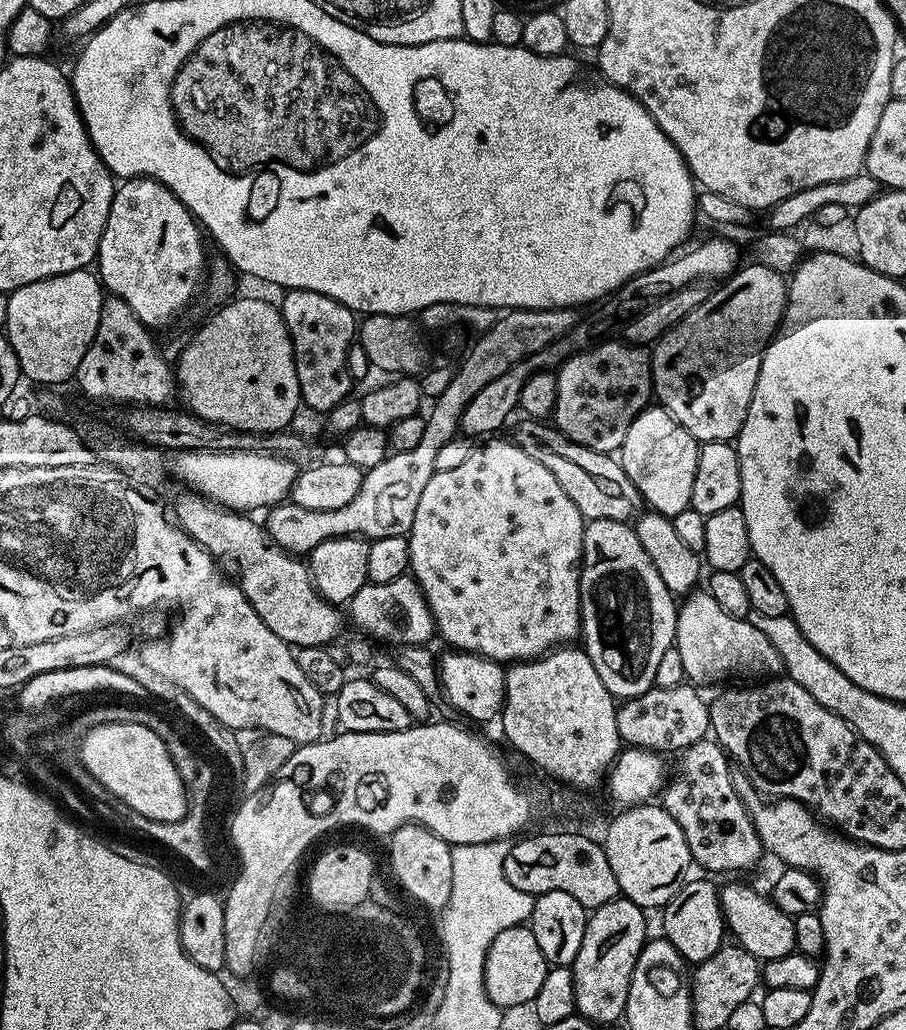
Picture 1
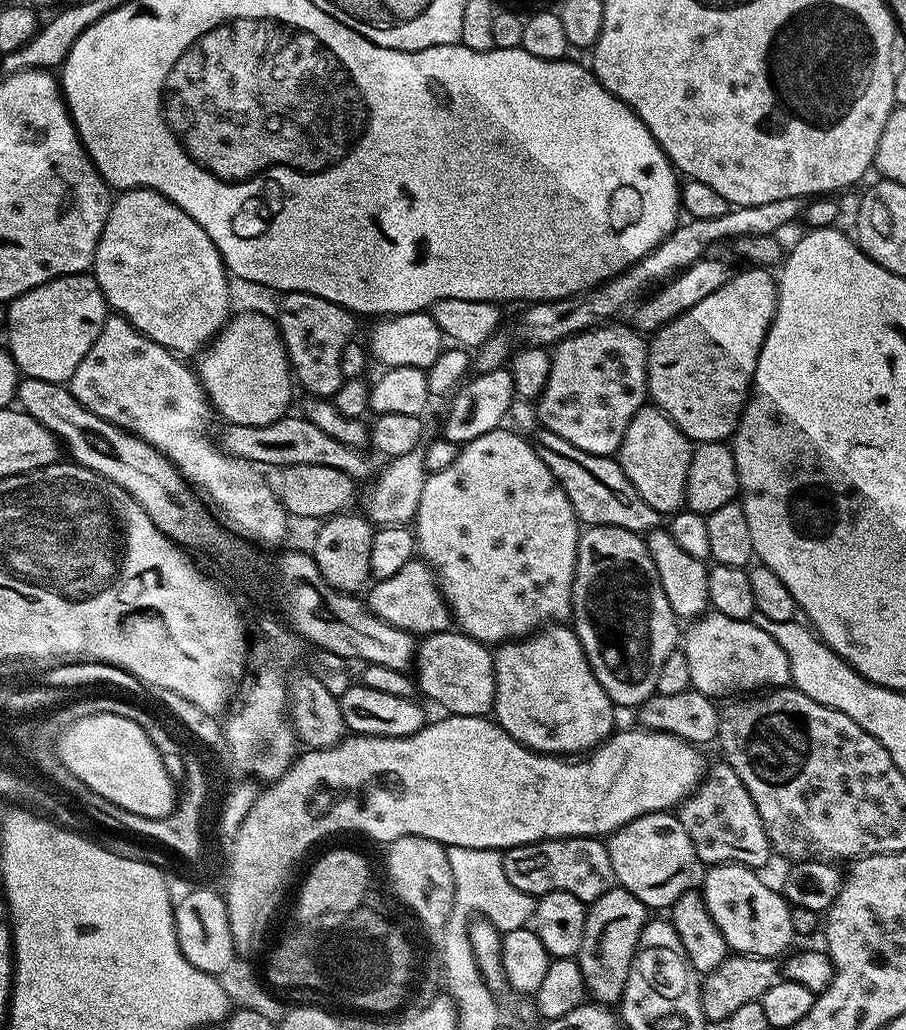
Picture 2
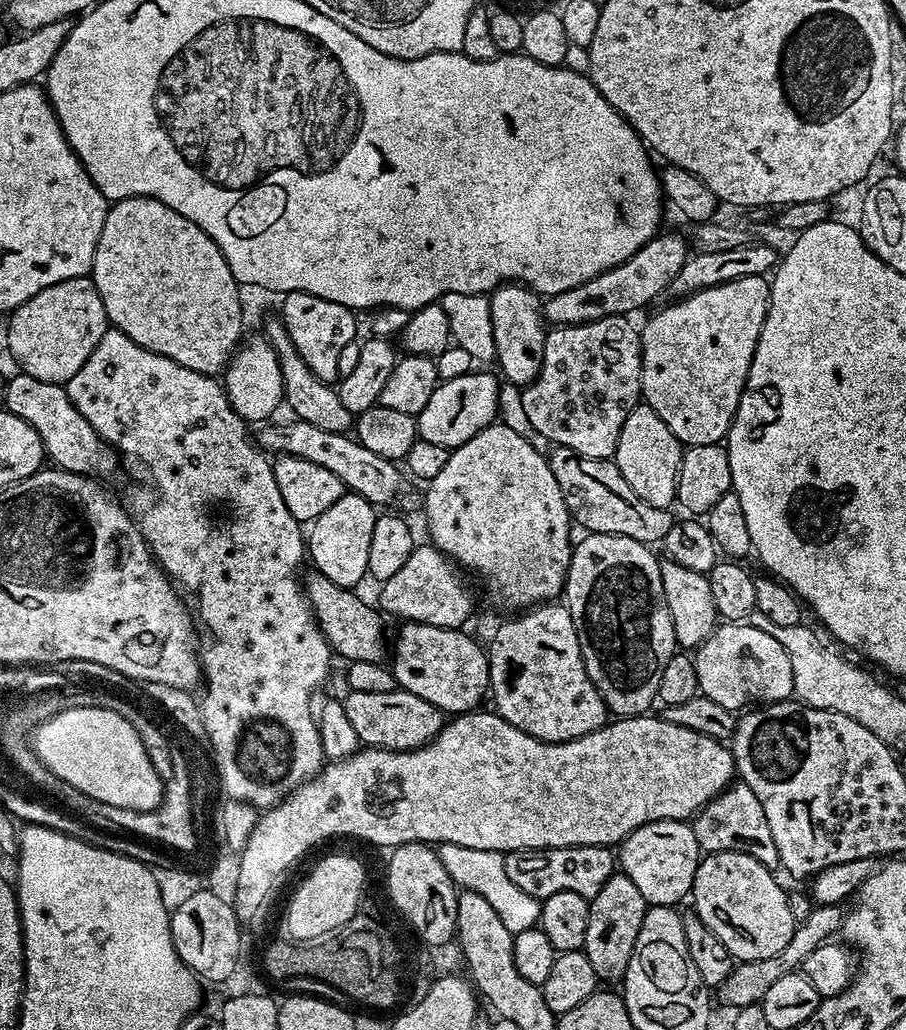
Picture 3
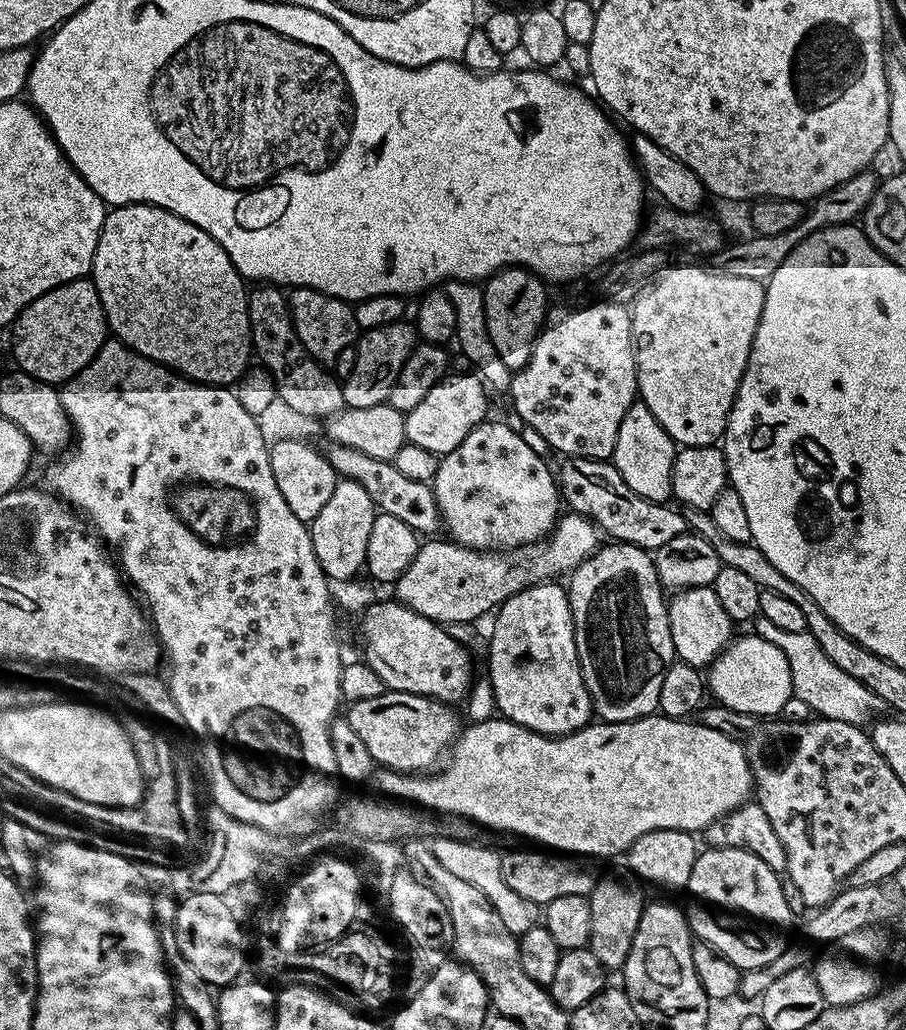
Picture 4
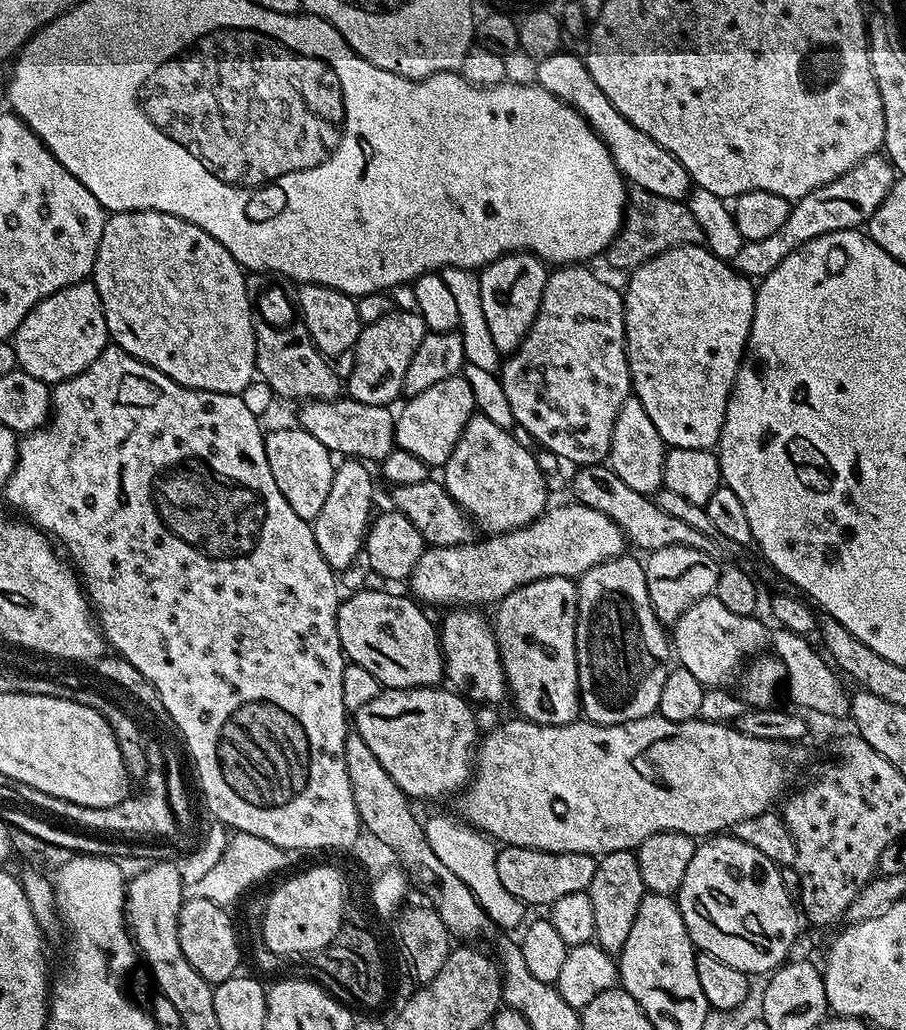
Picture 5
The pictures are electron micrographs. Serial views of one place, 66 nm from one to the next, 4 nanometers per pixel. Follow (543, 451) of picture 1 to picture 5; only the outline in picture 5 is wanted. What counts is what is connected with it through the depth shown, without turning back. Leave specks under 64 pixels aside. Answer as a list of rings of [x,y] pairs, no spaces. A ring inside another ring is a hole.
[[[580,466],[575,469],[575,472],[576,477],[572,480],[572,488],[576,491],[575,499],[594,510],[602,510],[602,514],[606,514],[614,521],[631,543],[633,540],[638,547],[644,548],[645,553],[662,550],[666,546],[683,544],[703,552],[713,551],[714,545],[709,536],[686,526],[686,522],[673,518],[671,514],[658,510],[655,499],[651,495],[630,490],[630,486],[626,486],[626,482],[622,482],[622,478],[618,478],[618,474],[613,472],[611,467]]]

